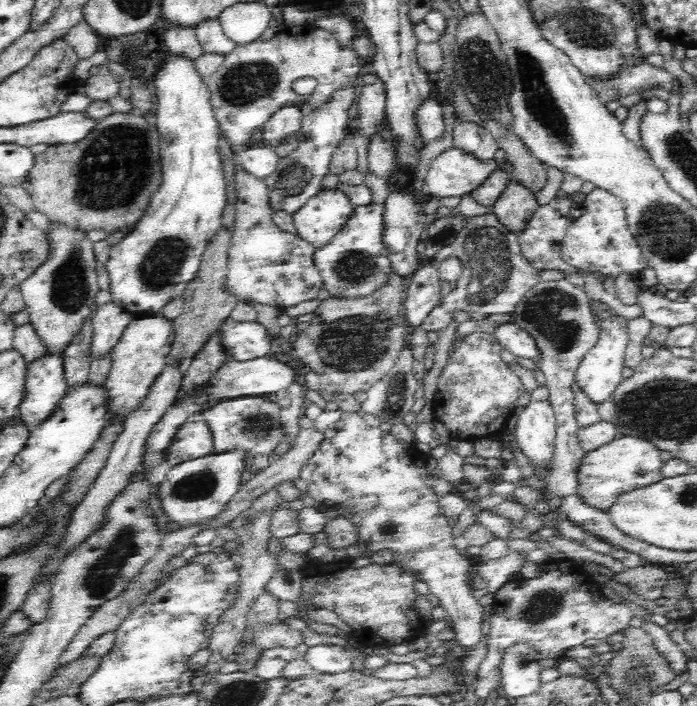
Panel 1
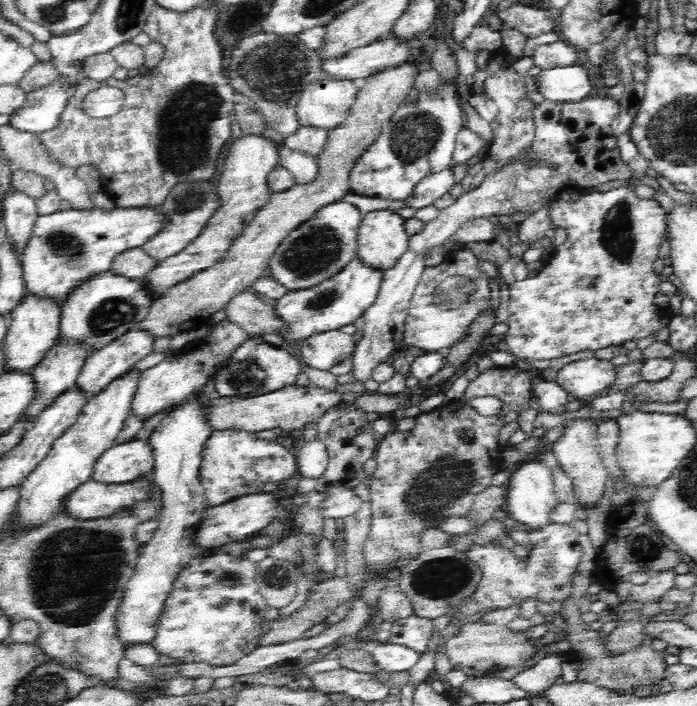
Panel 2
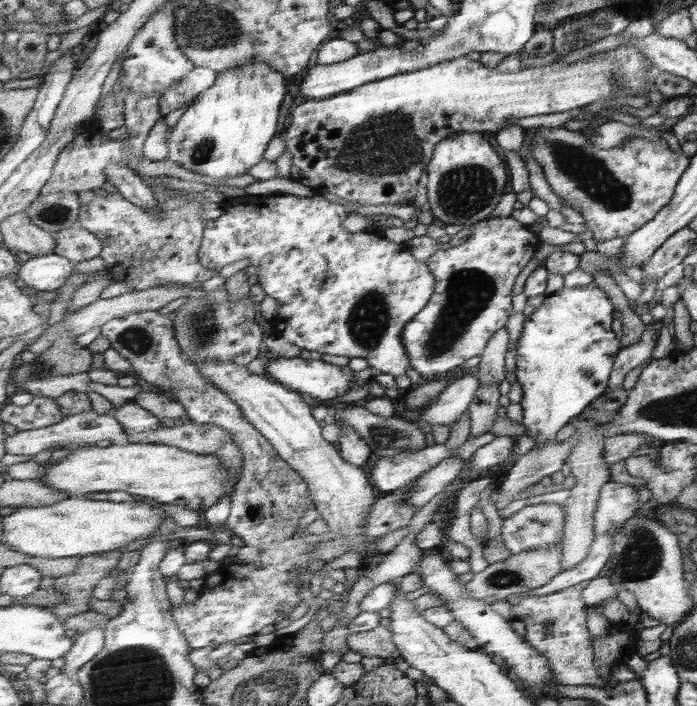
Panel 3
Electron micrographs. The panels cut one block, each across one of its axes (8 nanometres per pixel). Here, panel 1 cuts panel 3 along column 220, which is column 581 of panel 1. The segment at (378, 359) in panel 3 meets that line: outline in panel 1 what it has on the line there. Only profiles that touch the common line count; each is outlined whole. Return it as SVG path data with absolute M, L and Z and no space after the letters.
M594 187L589 194L585 194L581 206L585 213L572 222L567 237L563 238L561 258L568 265L588 272L600 272L606 278L616 278L623 273L633 277L640 274L648 262L642 256L636 239L628 230L625 207L620 198L609 190Z

